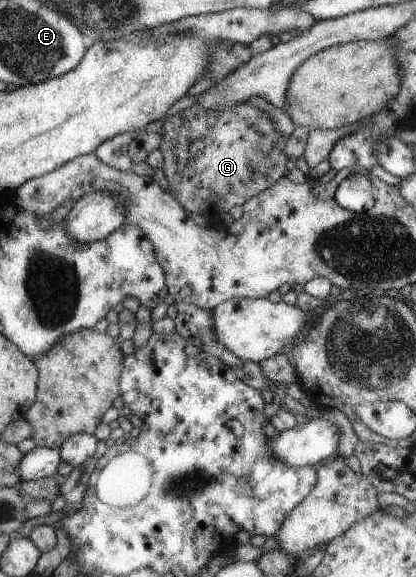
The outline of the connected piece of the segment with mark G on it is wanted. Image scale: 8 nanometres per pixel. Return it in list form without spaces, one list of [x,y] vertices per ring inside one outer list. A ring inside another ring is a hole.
[[[247,101],[222,110],[204,110],[194,103],[162,122],[159,149],[164,160],[161,170],[168,182],[168,193],[186,213],[200,215],[203,209],[211,210],[214,214],[228,212],[285,176],[287,158],[282,150],[284,142],[286,137],[276,132],[268,114]]]

